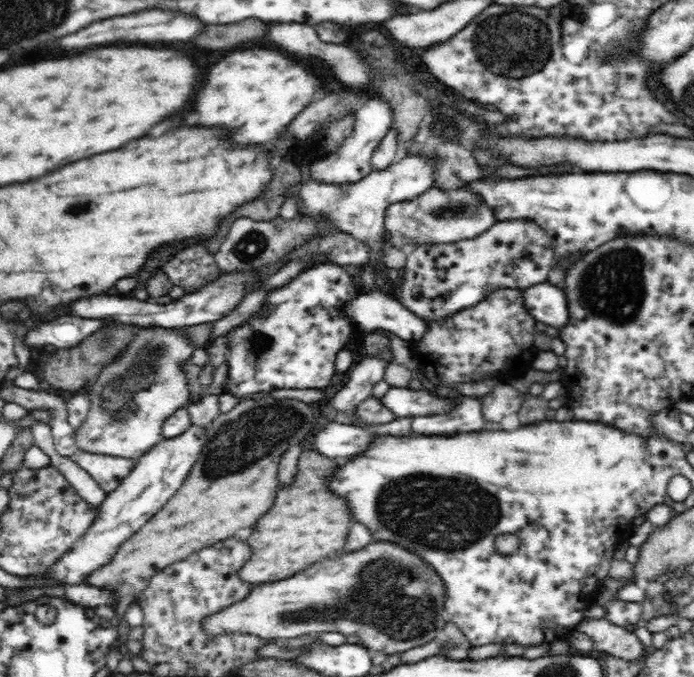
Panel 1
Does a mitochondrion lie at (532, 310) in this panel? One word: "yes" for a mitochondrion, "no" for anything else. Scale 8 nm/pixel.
no

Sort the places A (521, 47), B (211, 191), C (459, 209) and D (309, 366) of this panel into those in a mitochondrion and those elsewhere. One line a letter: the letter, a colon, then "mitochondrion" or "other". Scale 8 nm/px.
A: mitochondrion
B: other
C: mitochondrion
D: other

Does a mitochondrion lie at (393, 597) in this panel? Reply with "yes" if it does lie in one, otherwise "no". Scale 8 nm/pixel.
yes

